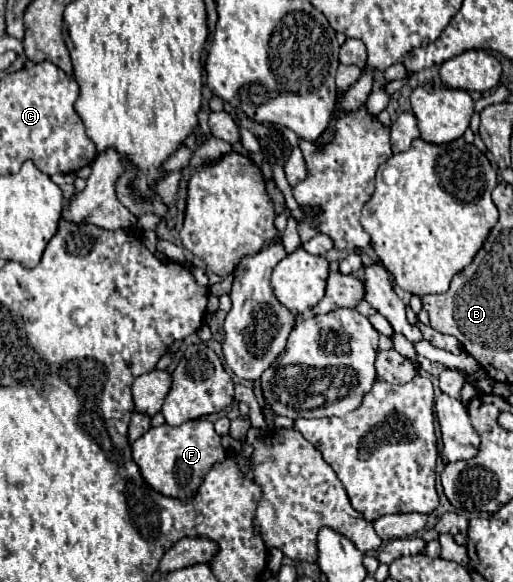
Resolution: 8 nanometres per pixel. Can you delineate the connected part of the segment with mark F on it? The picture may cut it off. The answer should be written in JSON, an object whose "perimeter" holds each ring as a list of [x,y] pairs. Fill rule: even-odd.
{"perimeter":[[[207,418],[191,420],[181,426],[163,424],[159,428],[151,428],[139,440],[135,440],[131,448],[133,458],[141,468],[141,474],[147,484],[163,496],[173,498],[191,498],[197,492],[203,476],[211,470],[211,466],[225,458],[221,436],[213,430],[213,424]]]}

